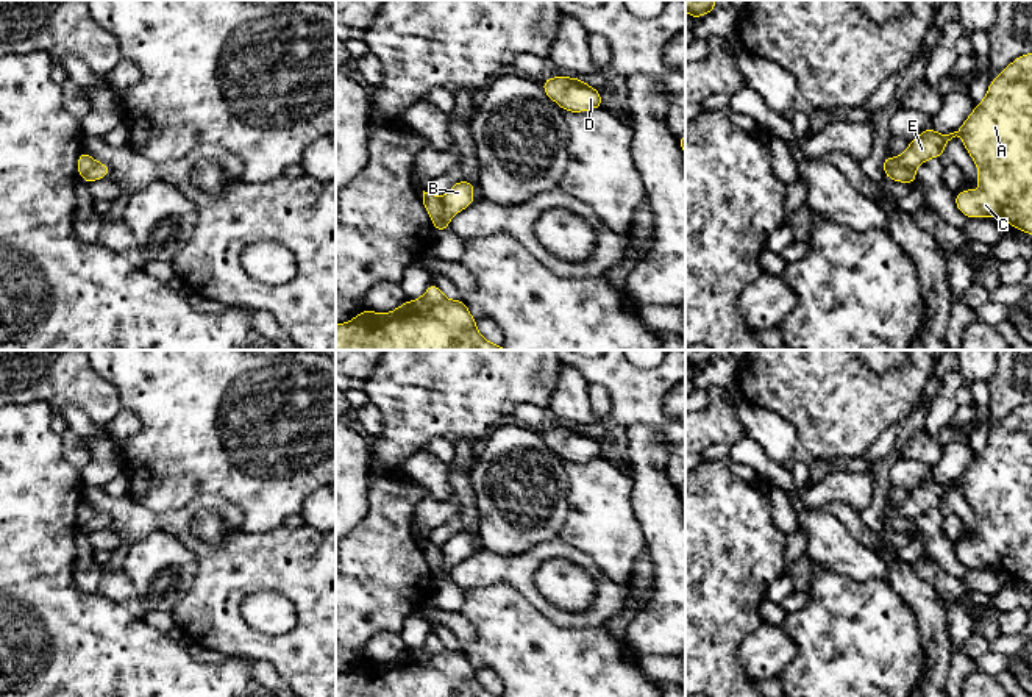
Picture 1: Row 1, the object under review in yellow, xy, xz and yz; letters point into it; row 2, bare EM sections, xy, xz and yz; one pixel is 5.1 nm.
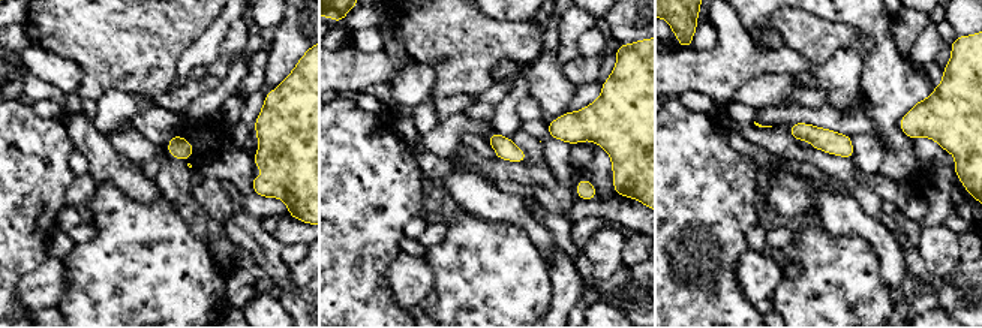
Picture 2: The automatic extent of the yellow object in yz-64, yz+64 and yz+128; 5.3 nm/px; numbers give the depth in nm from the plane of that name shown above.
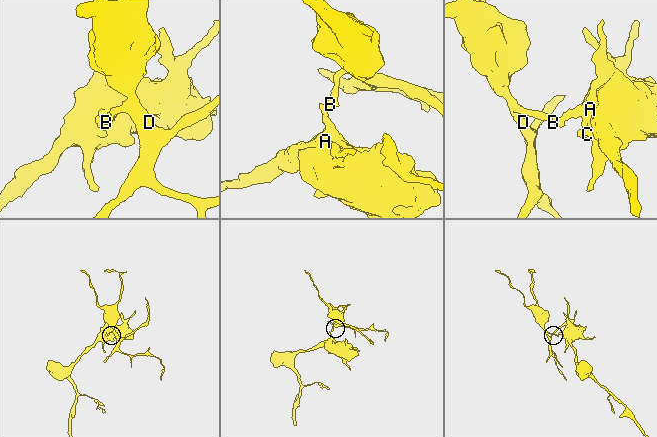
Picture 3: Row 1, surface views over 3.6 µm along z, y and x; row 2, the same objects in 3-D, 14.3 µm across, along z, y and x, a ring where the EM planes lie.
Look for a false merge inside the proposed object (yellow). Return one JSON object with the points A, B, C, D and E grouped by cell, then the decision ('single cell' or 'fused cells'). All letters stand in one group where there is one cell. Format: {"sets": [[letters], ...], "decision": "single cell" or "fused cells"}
{"sets": [["A", "C", "E"], ["B", "D"]], "decision": "fused cells"}

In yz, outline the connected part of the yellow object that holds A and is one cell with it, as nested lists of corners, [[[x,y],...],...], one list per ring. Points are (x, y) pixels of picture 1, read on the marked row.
[[[1032,53],[1018,56],[990,81],[984,100],[957,131],[940,134],[929,127],[909,142],[901,156],[887,155],[882,164],[915,170],[931,158],[943,158],[945,145],[955,136],[963,139],[968,155],[979,169],[976,181],[984,188],[960,191],[954,197],[957,209],[968,219],[1004,219],[1032,236]]]

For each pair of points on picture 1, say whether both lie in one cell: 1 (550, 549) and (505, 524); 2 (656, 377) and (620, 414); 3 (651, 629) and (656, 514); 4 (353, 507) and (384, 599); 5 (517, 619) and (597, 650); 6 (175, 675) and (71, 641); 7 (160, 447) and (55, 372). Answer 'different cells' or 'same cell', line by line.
1: different cells
2: same cell
3: same cell
4: different cells
5: same cell
6: same cell
7: different cells

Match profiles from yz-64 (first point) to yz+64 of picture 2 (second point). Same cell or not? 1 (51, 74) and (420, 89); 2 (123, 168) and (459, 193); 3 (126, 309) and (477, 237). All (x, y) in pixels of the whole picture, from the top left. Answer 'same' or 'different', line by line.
1: same
2: same
3: same

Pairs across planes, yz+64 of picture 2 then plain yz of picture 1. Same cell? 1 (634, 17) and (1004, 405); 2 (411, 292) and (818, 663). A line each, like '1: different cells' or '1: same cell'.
1: same cell
2: different cells

